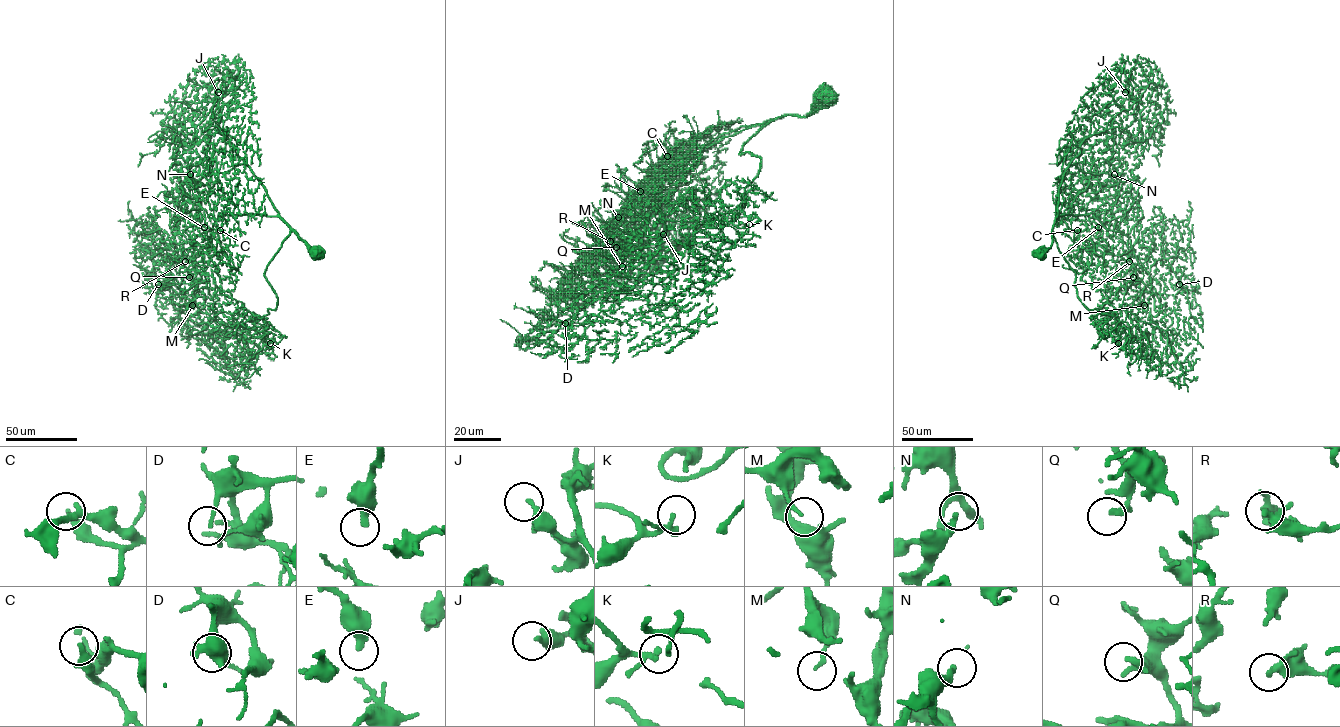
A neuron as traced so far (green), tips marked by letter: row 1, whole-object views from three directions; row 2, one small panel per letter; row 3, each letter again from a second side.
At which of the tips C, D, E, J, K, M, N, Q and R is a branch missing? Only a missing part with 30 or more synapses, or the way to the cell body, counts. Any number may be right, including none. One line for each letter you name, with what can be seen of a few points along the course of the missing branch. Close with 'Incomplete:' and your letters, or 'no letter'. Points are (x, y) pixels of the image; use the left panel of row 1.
Incomplete: no letter

